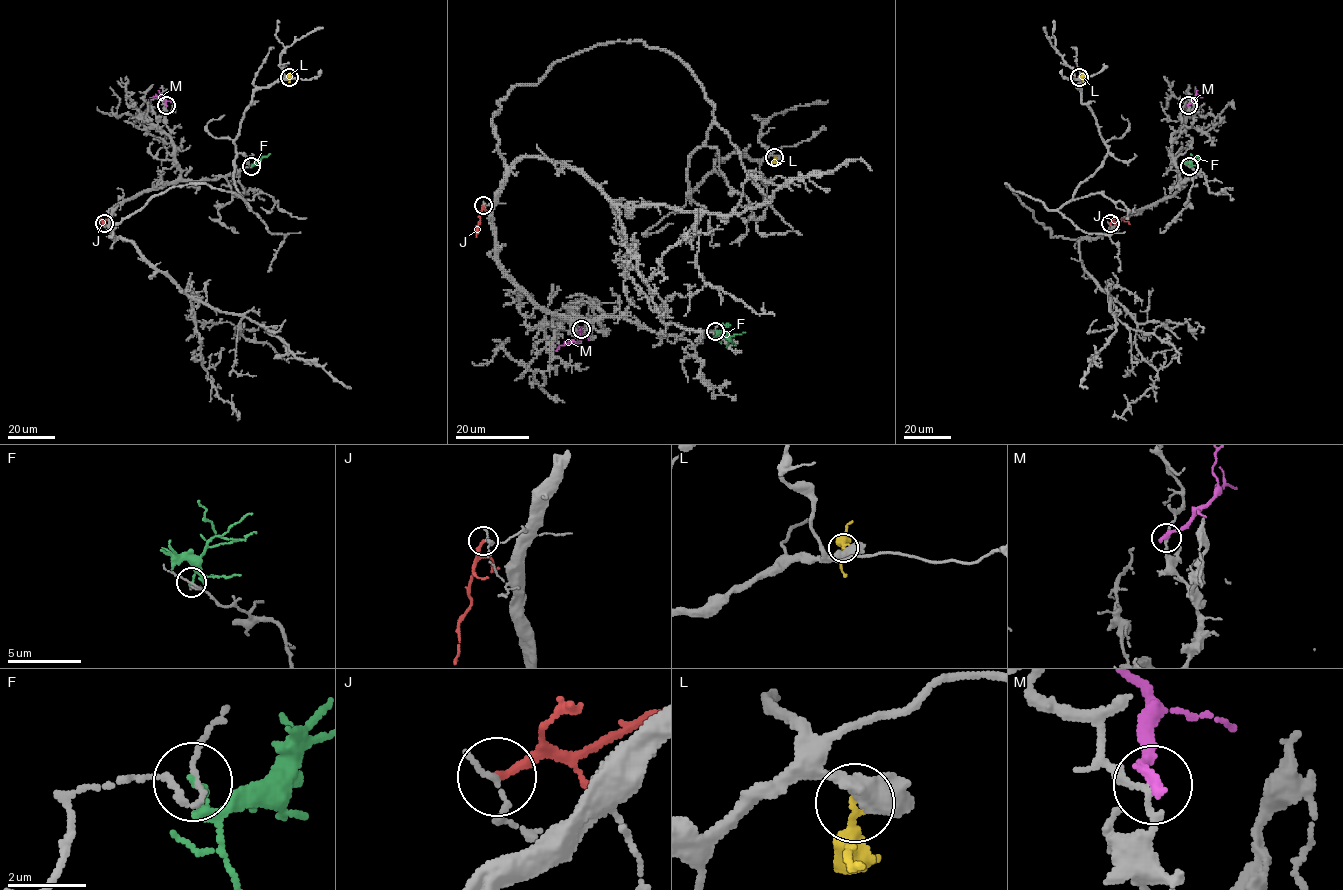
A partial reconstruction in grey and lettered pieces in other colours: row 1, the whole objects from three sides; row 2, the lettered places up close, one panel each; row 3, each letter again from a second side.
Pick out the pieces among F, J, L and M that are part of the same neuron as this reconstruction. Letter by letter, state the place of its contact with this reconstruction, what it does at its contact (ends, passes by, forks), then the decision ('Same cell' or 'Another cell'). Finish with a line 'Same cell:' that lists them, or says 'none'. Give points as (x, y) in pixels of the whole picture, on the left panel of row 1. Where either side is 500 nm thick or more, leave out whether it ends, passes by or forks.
F: Touches grey at (251, 166). It ends there. Another cell
J: Touches grey at (104, 223). It ends there. Another cell
L: Touches grey at (289, 77). Another cell
M: Touches grey at (166, 105). It ends there. Another cell
Same cell: none

